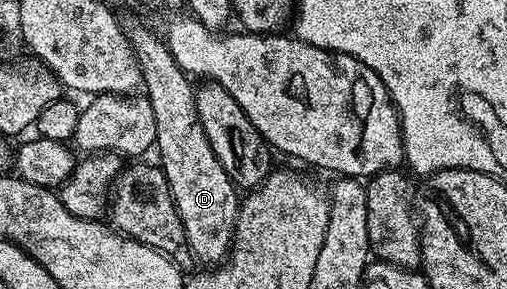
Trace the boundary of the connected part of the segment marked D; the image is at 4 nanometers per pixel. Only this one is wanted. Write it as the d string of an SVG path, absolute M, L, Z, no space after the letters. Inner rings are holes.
M138 18L121 19L122 31L140 64L144 97L152 104L156 116L157 161L168 180L180 224L184 224L186 246L202 264L218 264L229 254L234 241L234 224L238 219L240 194L220 160L213 154L204 127L197 115L195 83L176 64L165 41L158 38Z

